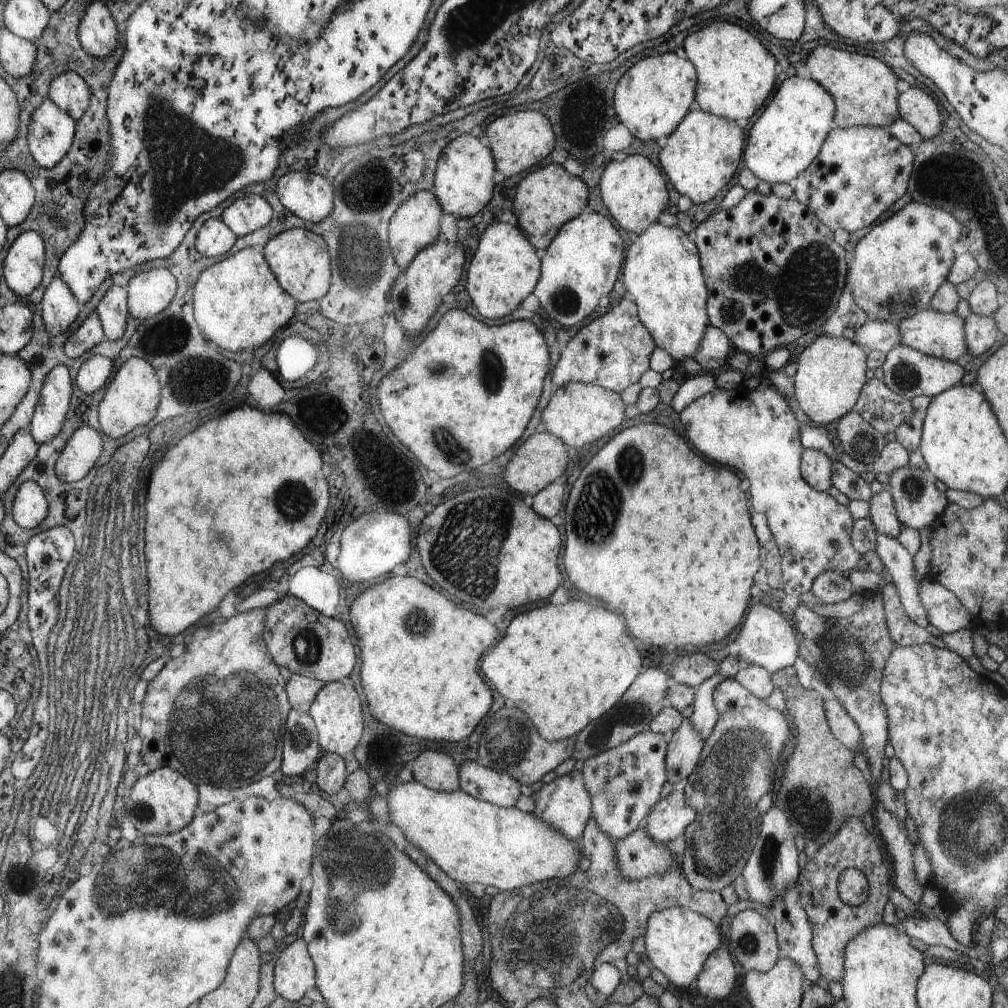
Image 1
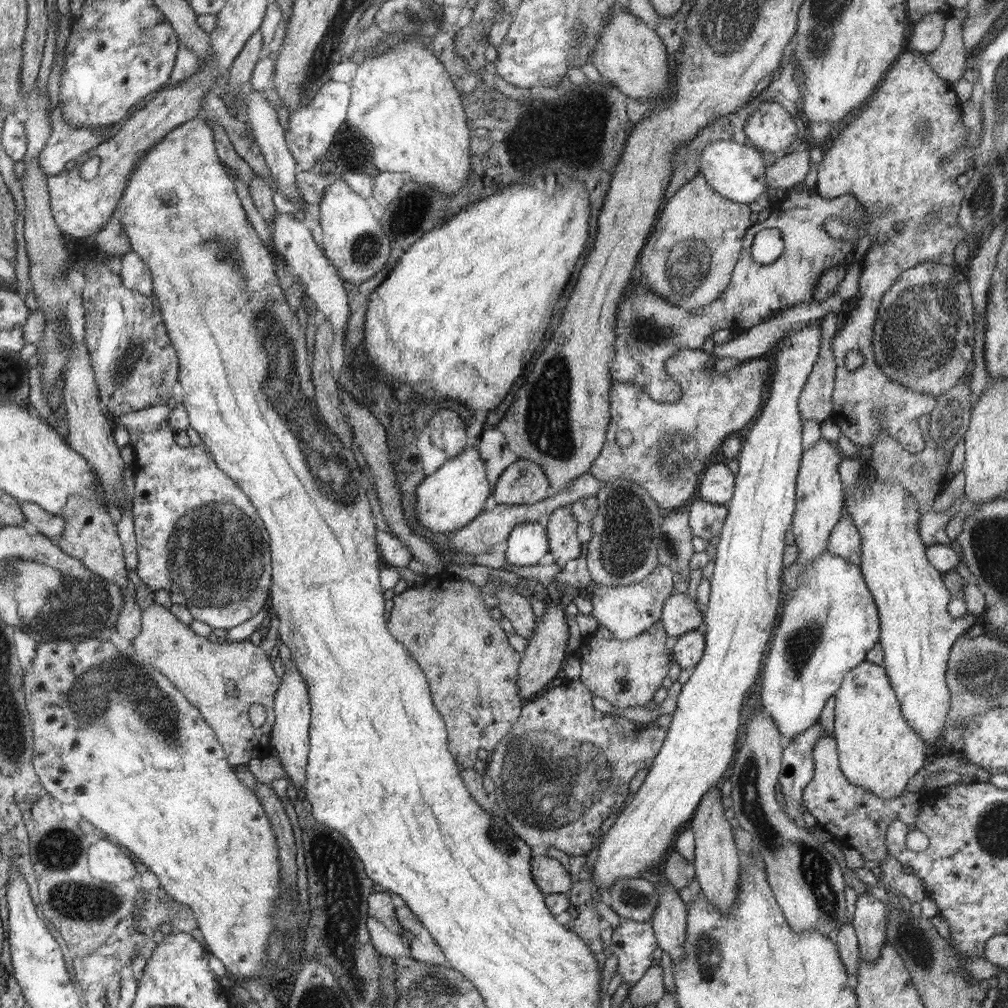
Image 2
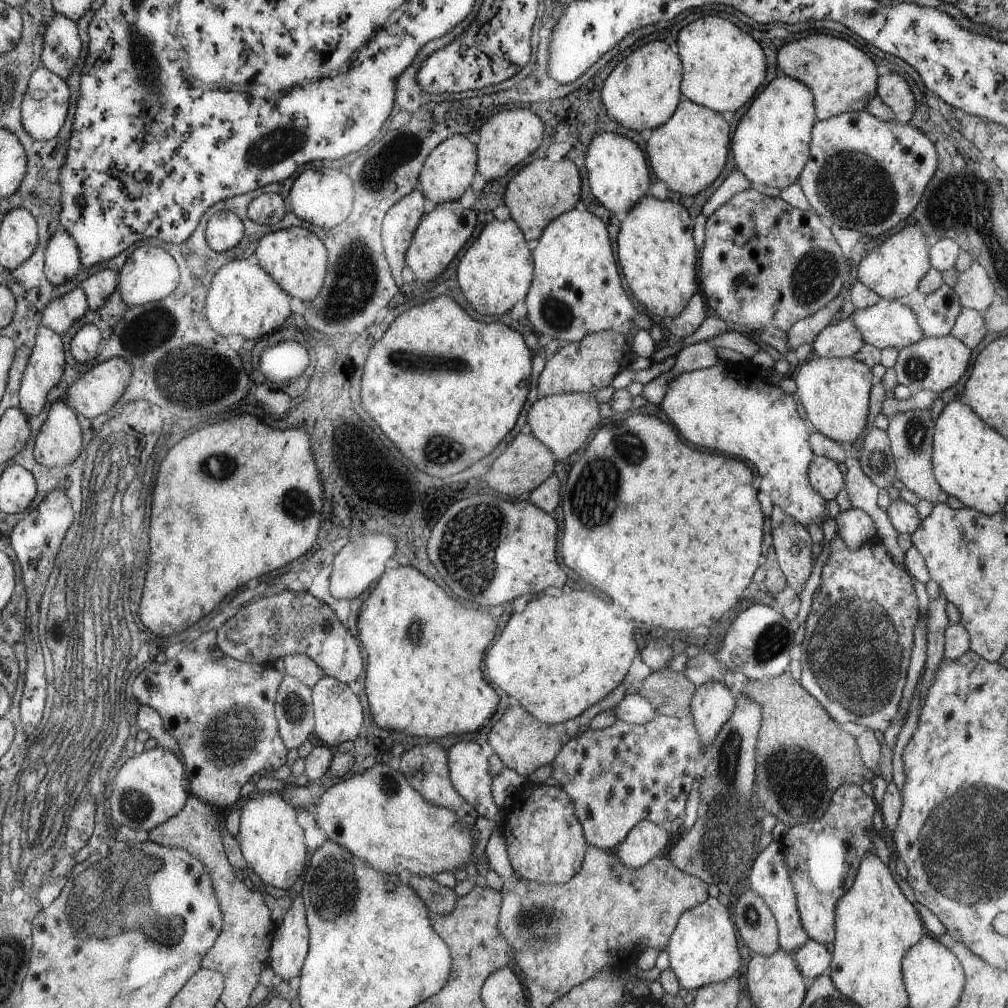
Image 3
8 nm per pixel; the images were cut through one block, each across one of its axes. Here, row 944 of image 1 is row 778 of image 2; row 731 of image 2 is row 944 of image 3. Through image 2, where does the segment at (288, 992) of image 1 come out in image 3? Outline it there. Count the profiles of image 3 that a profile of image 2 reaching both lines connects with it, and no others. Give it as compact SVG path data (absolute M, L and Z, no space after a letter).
M302 895L296 896L286 912L270 946L269 967L283 981L301 976L304 958L309 954L308 911Z

